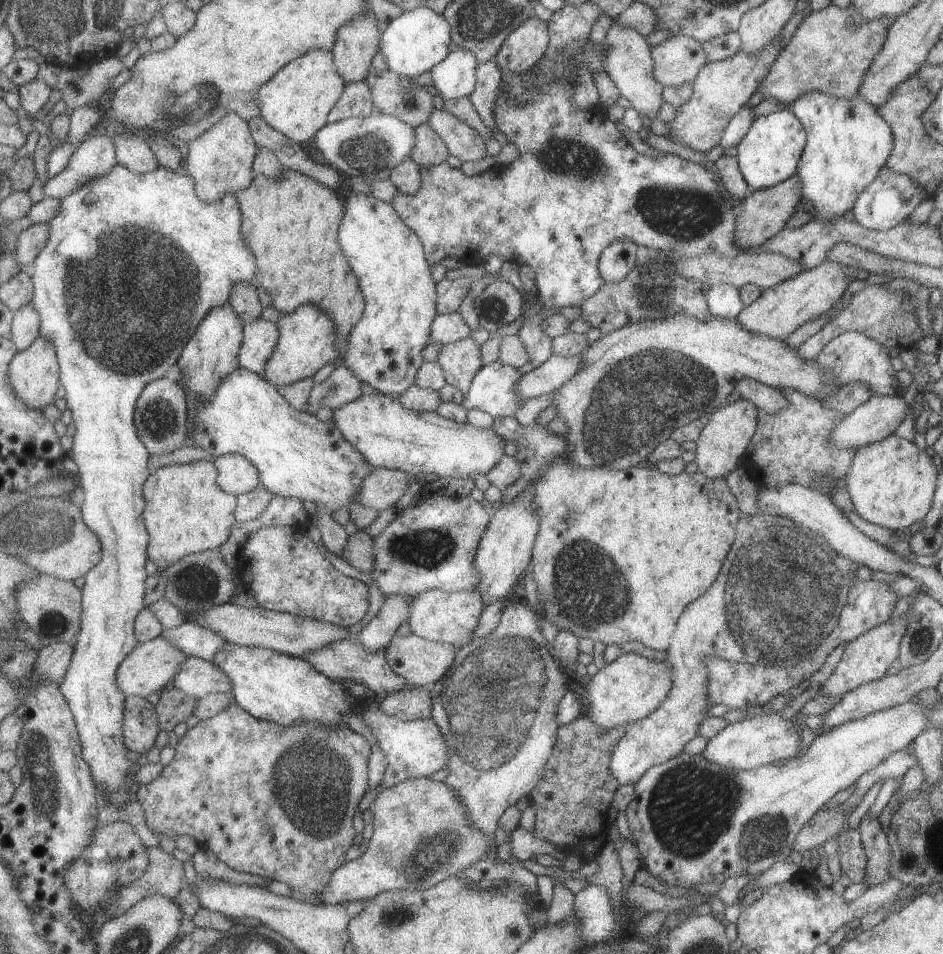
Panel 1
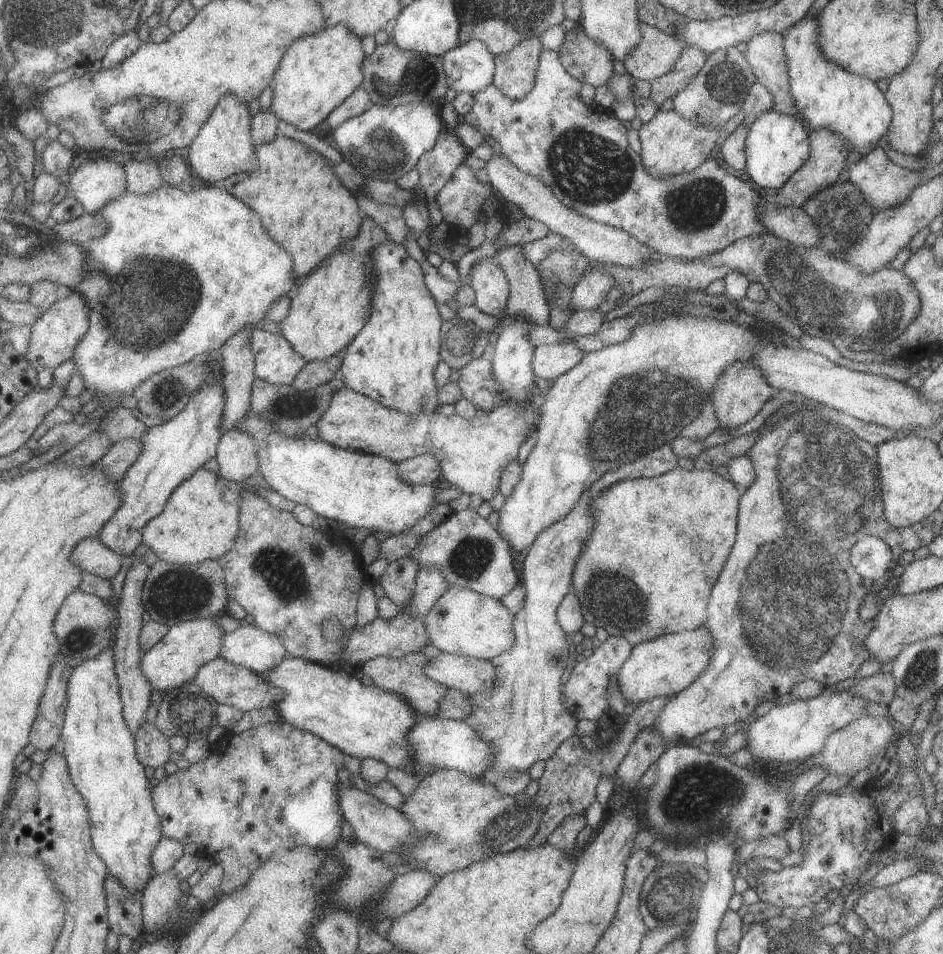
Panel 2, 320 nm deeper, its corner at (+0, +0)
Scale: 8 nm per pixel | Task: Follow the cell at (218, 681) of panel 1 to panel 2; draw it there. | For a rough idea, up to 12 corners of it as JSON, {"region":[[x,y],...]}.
{"region":[[206,662],[194,682],[219,705],[242,713],[282,700],[256,672]]}

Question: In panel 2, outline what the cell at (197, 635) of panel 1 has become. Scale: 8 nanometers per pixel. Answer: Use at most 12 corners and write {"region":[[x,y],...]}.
{"region":[[243,621],[220,657],[256,674],[287,656],[280,638]]}

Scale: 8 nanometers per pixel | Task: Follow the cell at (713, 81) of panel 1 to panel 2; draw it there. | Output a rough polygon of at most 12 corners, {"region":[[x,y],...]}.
{"region":[[658,109],[639,129],[654,178],[710,159],[719,129]]}

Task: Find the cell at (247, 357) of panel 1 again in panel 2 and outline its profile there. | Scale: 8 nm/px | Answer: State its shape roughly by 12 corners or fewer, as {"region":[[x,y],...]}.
{"region":[[254,329],[255,377],[292,385],[307,364],[281,333]]}

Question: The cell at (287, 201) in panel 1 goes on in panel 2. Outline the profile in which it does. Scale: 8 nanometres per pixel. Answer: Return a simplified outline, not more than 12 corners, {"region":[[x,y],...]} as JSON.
{"region":[[256,145],[220,185],[260,216],[301,281],[364,215],[308,145]]}

